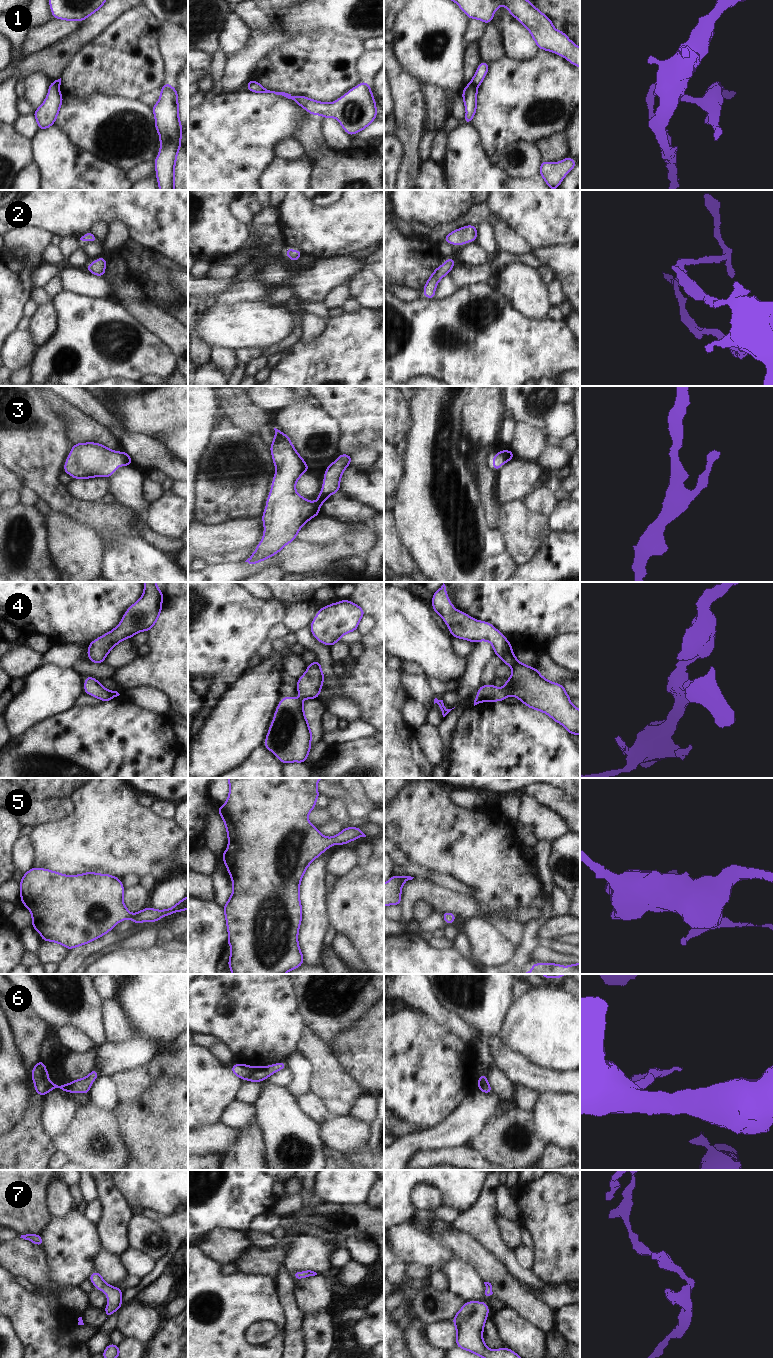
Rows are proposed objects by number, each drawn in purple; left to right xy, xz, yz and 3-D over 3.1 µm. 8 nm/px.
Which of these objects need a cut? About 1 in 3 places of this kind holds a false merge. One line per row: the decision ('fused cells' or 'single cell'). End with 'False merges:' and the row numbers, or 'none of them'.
1: fused cells
2: single cell
3: single cell
4: single cell
5: single cell
6: fused cells
7: single cell
False merges: 1, 6

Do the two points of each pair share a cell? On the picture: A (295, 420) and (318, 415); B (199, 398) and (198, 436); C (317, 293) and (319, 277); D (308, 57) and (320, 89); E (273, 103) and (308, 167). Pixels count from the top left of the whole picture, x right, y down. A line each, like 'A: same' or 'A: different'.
A: same
B: same
C: same
D: same
E: different

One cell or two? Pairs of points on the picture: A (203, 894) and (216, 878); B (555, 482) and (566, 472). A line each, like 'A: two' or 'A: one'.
A: two
B: one

